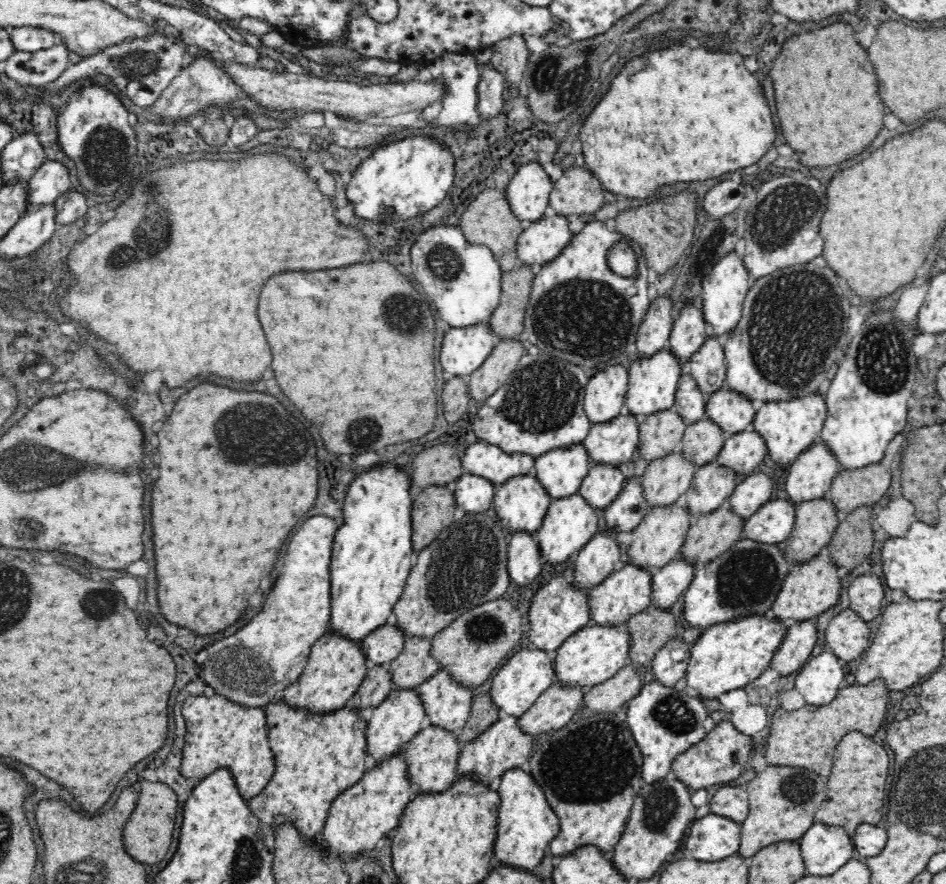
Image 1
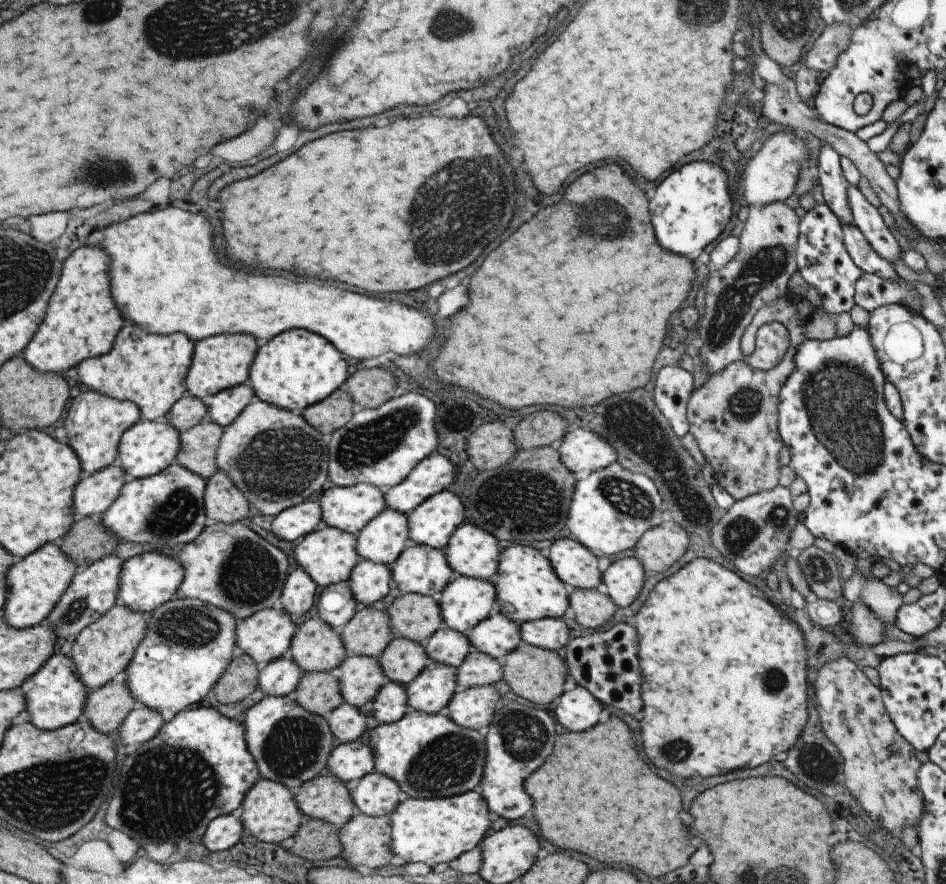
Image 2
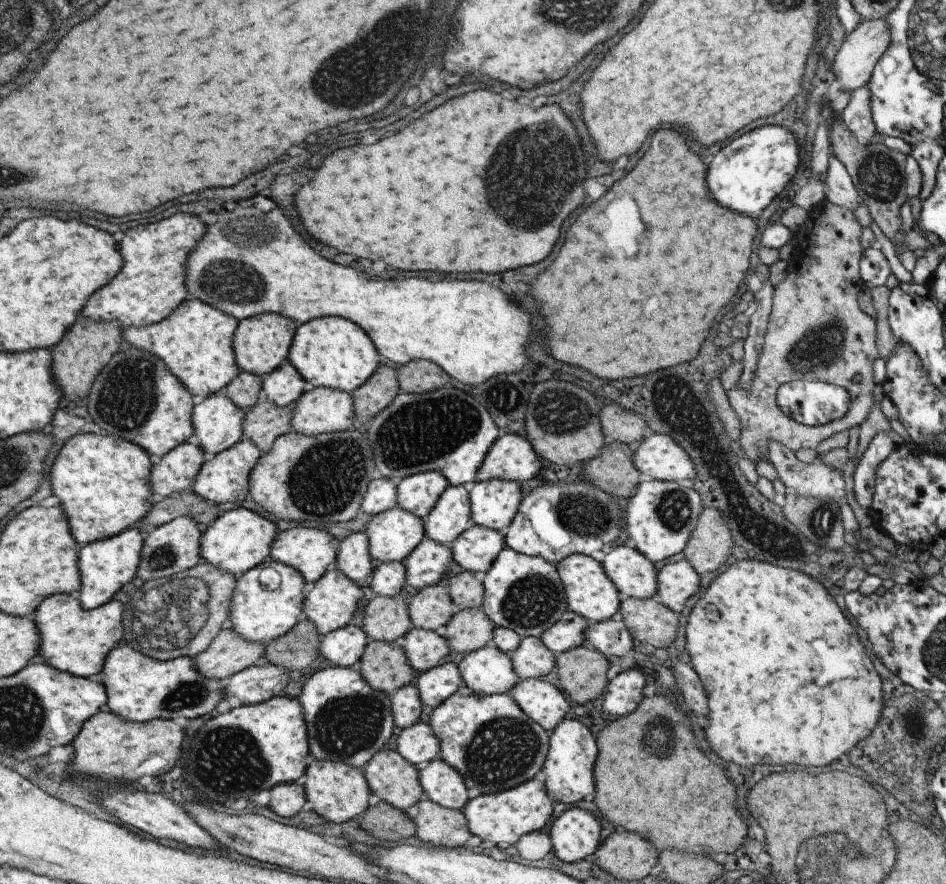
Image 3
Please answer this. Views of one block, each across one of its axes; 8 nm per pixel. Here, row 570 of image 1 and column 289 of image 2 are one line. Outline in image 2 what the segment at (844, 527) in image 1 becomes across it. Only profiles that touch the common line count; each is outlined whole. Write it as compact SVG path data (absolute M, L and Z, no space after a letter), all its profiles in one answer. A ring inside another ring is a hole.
M304 819L293 835L295 842L287 851L309 862L329 860L341 854L339 828L319 819Z

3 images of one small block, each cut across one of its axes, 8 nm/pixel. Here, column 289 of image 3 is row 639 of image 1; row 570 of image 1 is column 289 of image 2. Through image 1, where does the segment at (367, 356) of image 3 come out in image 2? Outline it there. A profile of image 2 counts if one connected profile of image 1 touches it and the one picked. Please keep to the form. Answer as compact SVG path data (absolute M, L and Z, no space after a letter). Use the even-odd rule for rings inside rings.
M289 329L258 344L247 383L260 401L299 413L338 389L348 378L347 365L326 338L305 329Z

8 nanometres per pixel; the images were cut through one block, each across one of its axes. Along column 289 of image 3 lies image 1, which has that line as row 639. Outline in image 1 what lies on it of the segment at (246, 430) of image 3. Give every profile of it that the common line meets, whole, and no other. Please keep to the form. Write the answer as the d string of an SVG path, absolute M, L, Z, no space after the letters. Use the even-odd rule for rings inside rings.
M408 637L403 652L387 666L395 690L415 690L439 670L430 657L430 638Z

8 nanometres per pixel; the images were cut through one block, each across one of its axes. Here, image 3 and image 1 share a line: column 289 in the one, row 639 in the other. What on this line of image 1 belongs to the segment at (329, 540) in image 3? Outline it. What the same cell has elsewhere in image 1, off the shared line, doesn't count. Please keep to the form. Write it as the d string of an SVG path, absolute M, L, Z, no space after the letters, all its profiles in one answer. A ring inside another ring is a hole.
M569 571L538 590L529 608L530 630L526 633L533 646L542 652L557 651L566 639L591 623L588 591L576 591L569 580Z

